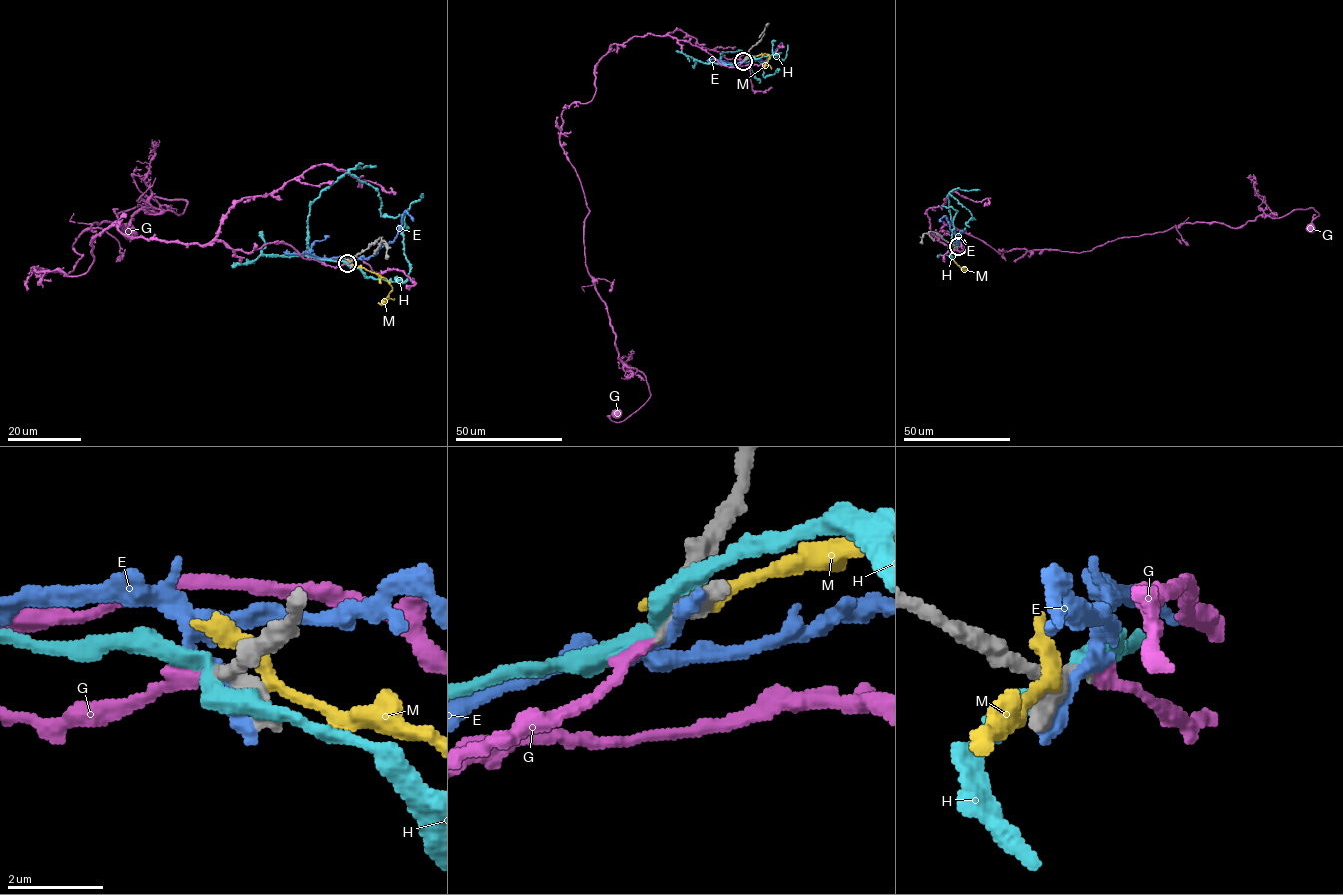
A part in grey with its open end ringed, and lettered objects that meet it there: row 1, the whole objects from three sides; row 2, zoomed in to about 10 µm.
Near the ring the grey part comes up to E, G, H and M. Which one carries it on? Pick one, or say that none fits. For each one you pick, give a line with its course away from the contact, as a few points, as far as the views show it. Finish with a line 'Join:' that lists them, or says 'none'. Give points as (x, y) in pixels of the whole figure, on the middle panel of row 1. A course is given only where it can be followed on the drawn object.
G: Its course: (743, 61), (633, 36), (596, 64), (594, 97), (562, 112), (585, 266), (650, 396), (616, 414)
Join: G

